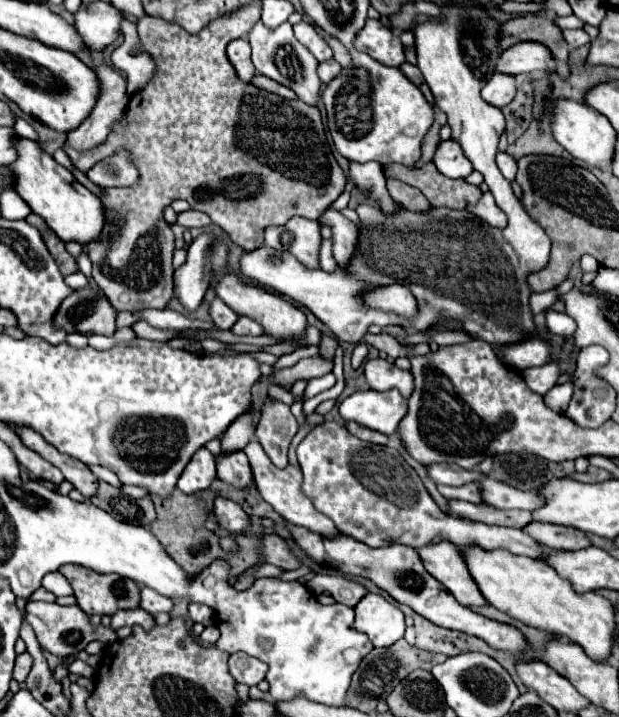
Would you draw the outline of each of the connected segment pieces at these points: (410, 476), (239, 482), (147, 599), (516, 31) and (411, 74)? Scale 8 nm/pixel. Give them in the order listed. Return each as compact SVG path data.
M324 421L316 425L298 445L296 453L304 473L302 491L312 499L314 507L328 515L340 533L370 547L400 543L420 549L440 535L460 549L508 549L510 553L528 555L532 559L540 559L544 555L544 549L520 529L486 525L444 513L426 491L418 473L402 461L398 449L362 441L350 435L340 423Z
M244 451L216 455L218 477L234 487L248 487L252 483L252 469Z
M142 587L142 603L140 605L150 615L170 613L174 609L174 603L168 597L162 597L160 593L154 593L154 589L150 589L150 587Z
M548 11L544 15L526 15L526 17L516 17L508 23L502 25L502 37L500 37L500 47L508 49L520 41L538 41L544 43L554 59L556 59L556 73L560 77L570 75L570 69L566 65L568 59L568 45L562 37L562 31L552 23L554 13Z
M408 61L404 63L404 65L400 65L400 71L424 93L424 97L426 97L426 101L430 101L430 103L434 103L434 95L432 95L432 91L430 91L430 87L426 85L426 81L424 81L424 77L422 77L422 73L420 73L420 69L416 67L416 65L410 65Z

